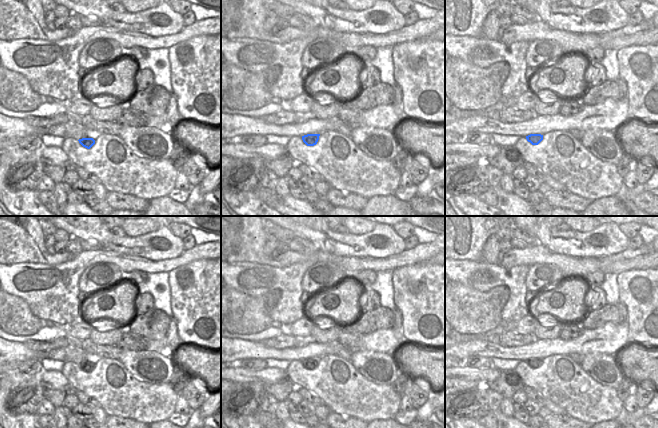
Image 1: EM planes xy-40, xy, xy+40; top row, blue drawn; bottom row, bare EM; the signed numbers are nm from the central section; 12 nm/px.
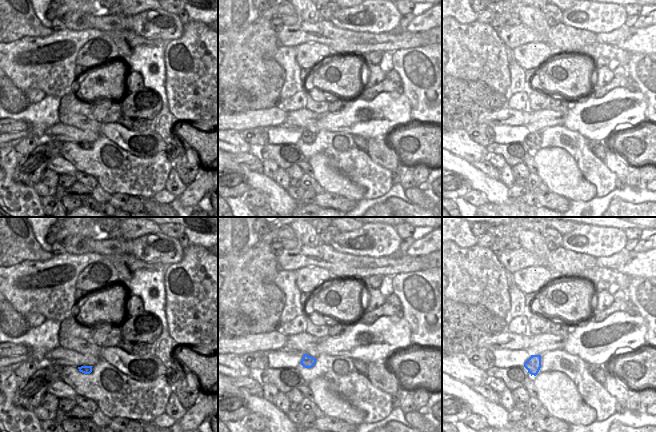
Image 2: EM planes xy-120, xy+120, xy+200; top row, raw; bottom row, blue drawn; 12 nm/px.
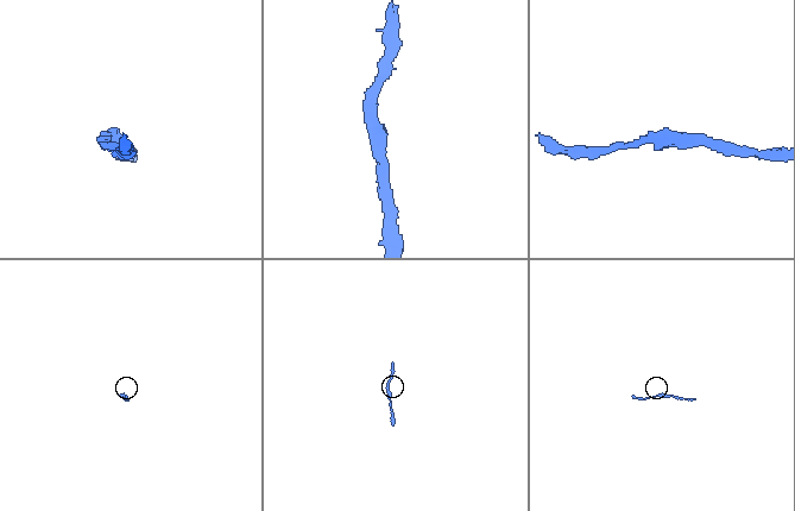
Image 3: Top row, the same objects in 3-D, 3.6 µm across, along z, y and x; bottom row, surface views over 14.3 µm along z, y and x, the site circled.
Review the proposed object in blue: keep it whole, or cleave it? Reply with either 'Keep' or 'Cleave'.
Keep

